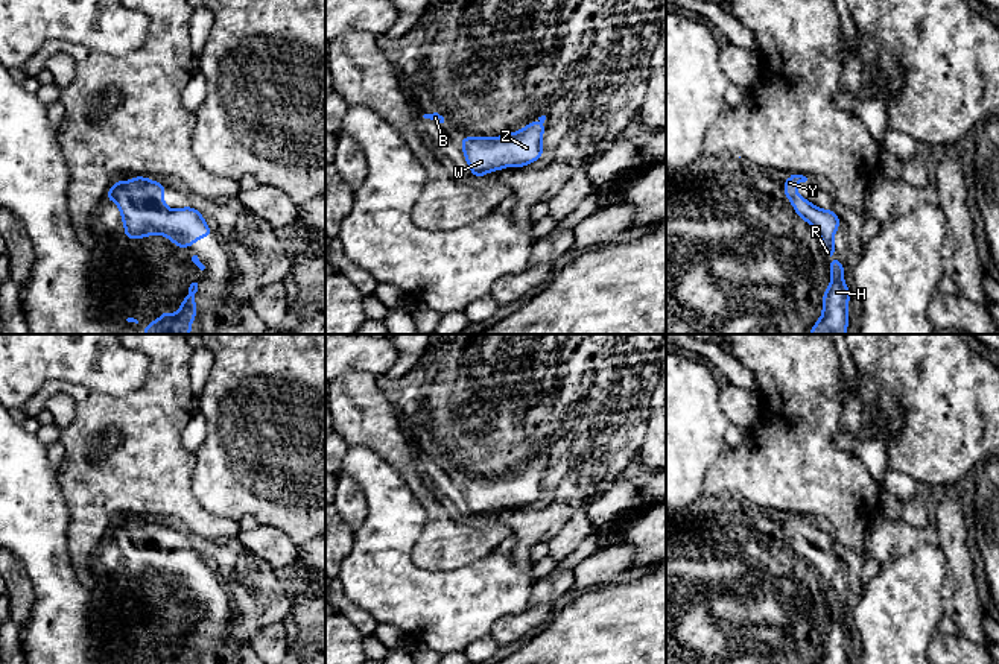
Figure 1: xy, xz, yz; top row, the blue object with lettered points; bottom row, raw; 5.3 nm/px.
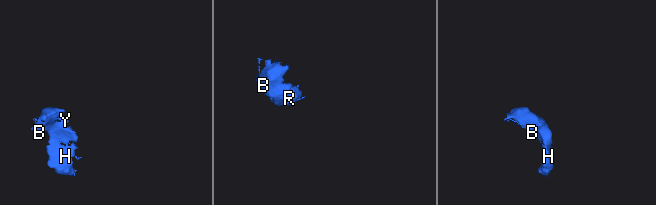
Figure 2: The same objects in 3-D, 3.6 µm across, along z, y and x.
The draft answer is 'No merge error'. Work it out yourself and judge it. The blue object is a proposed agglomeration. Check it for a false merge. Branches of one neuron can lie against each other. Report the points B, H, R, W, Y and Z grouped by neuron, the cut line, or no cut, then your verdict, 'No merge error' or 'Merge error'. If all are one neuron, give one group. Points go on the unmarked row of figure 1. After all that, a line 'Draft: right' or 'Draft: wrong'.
Groups: B H R W Y Z. No split. No merge error
Draft: right

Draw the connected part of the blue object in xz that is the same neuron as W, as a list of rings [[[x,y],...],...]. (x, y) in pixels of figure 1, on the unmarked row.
[[[546,456],[538,457],[538,460],[538,463],[532,460],[523,470],[506,476],[459,480],[471,515],[482,520],[493,511],[502,511],[508,506],[525,507],[540,500],[544,492],[543,463]]]

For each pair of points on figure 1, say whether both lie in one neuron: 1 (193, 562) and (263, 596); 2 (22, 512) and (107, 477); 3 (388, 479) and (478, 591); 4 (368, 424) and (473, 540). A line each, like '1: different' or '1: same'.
1: same
2: different
3: same
4: same

